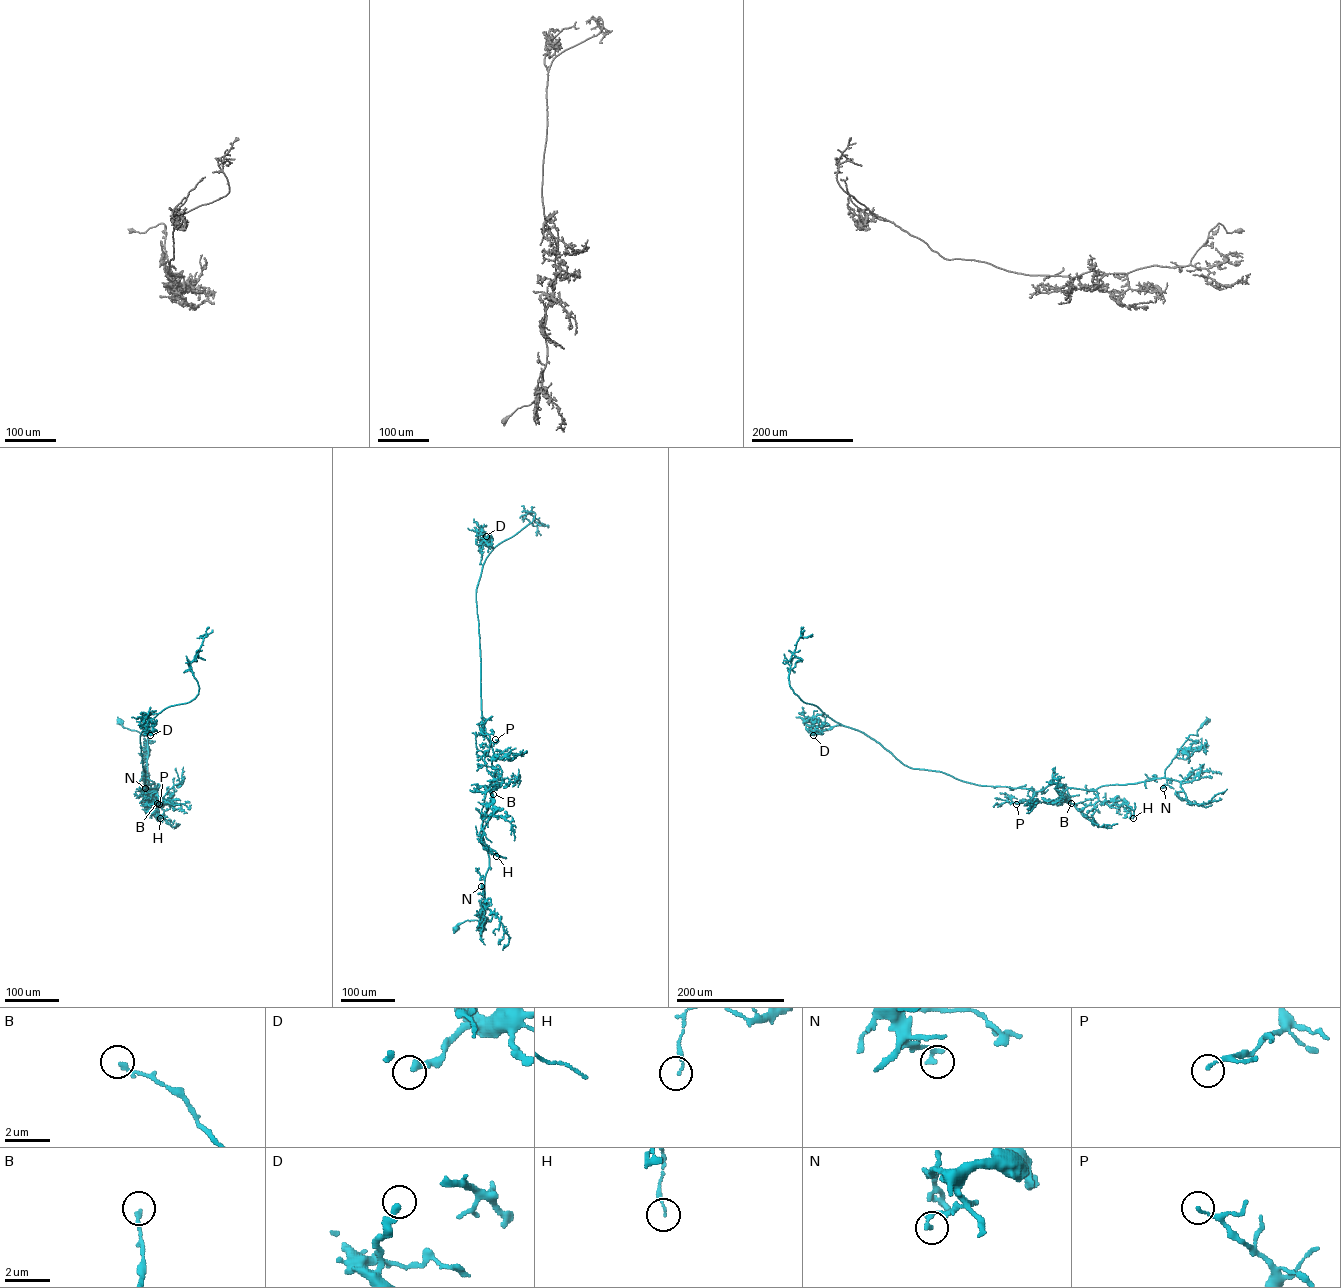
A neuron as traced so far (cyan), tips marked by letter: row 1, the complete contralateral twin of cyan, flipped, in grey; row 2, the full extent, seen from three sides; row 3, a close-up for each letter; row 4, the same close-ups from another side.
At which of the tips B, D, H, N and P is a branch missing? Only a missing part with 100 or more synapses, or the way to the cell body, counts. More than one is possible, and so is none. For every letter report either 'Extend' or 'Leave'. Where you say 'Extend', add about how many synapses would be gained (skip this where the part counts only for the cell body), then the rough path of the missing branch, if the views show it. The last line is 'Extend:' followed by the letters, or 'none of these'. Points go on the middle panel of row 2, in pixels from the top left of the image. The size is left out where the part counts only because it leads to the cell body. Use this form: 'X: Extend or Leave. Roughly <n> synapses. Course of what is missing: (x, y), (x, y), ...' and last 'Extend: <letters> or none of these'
B: Leave
D: Leave
H: Leave
N: Leave
P: Leave
Extend: none of these

